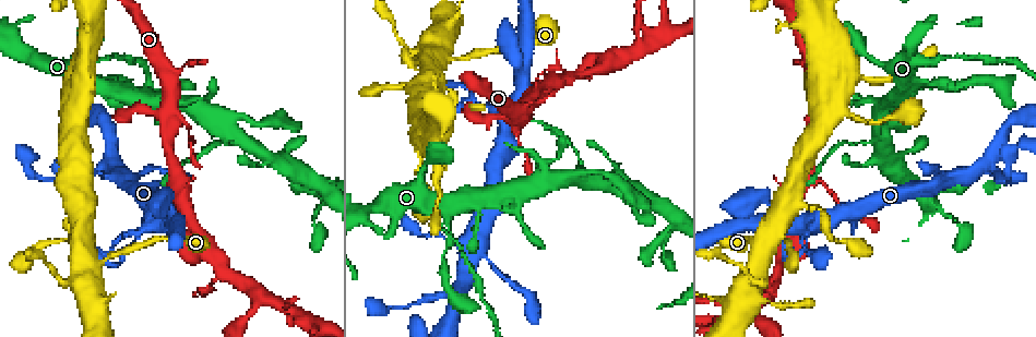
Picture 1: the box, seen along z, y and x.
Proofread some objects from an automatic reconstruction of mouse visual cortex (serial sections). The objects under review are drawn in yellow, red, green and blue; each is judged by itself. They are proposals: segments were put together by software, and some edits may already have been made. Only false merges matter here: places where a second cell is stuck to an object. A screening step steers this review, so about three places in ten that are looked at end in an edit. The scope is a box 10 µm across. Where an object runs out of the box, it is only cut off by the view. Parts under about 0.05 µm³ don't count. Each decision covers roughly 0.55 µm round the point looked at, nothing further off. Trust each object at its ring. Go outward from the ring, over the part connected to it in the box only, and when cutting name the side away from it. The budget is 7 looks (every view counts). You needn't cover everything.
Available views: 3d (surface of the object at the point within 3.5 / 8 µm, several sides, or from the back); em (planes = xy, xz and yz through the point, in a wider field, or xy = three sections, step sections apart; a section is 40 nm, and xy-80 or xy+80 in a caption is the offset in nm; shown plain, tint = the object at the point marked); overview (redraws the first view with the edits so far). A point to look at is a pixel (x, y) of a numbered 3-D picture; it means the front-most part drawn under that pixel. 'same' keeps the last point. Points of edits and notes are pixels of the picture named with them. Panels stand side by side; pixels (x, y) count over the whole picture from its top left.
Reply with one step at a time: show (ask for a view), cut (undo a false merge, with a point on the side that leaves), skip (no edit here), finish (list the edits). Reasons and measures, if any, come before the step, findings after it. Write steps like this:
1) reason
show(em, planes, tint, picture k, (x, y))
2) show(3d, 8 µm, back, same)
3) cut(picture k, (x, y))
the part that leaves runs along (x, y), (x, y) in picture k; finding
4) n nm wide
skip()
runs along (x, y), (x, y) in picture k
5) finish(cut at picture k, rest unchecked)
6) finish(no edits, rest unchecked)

three arms meet
show(3d, 3.5 µm, picture 1, (438, 200))

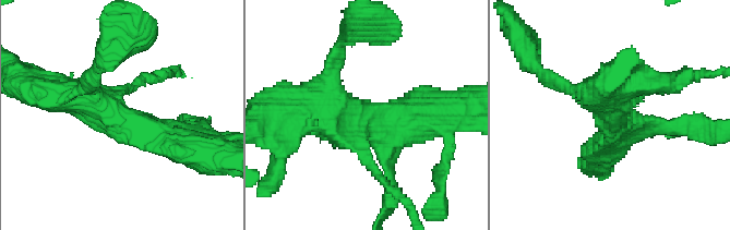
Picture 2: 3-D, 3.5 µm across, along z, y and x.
3 arms; arms of 150, 450, 500 nm; now the EM
show(em, xy, step 1, plain, picture 2, (614, 122))

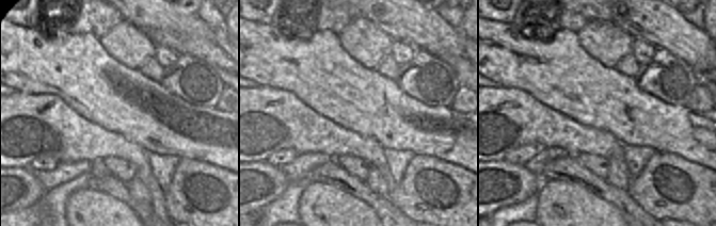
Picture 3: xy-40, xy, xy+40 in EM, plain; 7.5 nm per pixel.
show(em, xy, step 1, tint, same)

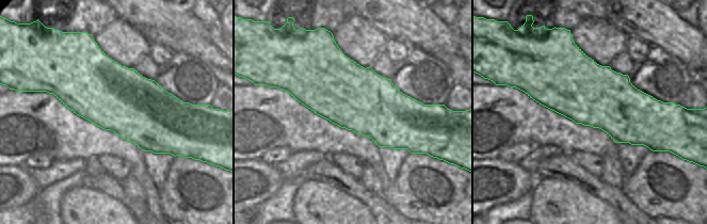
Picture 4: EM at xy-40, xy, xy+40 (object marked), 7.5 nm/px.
480 nm wide
cut(picture 2, (141, 80))
the part that leaves runs along (118, 89), (175, 72) in picture 2; two cells meet here

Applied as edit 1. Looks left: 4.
abrupt turn
show(3d, 8 µm, picture 1, (751, 289))

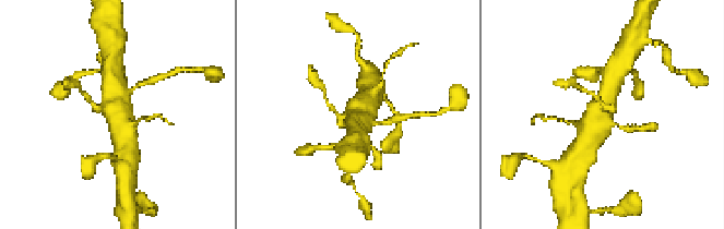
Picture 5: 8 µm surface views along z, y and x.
zoom in
show(3d, 3.5 µm, same)

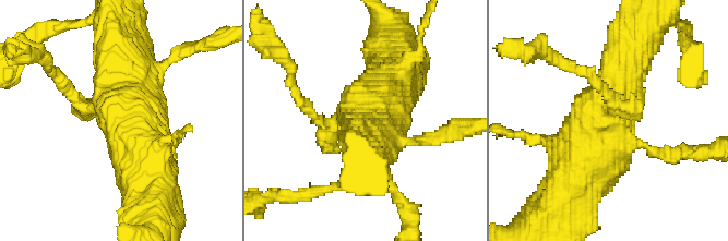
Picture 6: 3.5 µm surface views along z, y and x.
show(em, xy, step 5, tint, picture 6, (132, 116))

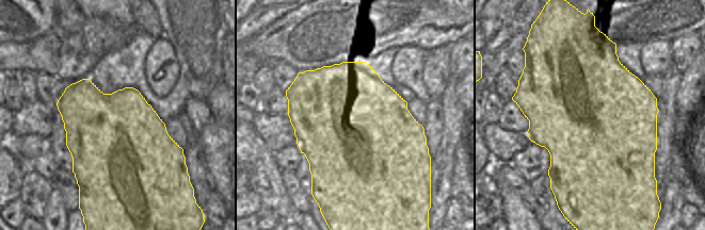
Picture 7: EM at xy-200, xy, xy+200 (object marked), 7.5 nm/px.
skip()
runs along (631, 60), (581, 161) in picture 6; one cell here

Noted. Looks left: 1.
finish(cut at picture 2, rest unchecked)

